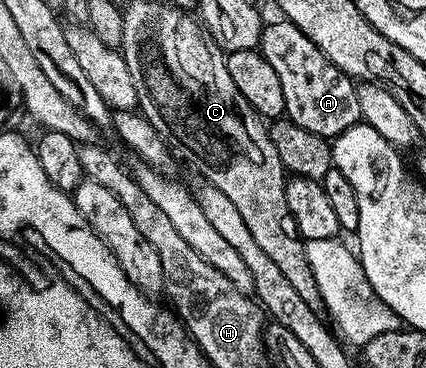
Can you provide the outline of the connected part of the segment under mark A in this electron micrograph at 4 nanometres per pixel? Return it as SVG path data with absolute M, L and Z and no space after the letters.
M278 18L275 24L267 23L262 30L260 51L264 58L268 58L272 70L276 70L277 76L280 77L280 86L284 89L284 102L286 103L285 115L293 124L317 136L333 138L362 120L358 84L345 72L340 71L323 54L320 46L316 46L316 42L312 42L312 38L308 38L308 34L304 34L304 30L296 27L291 20Z

